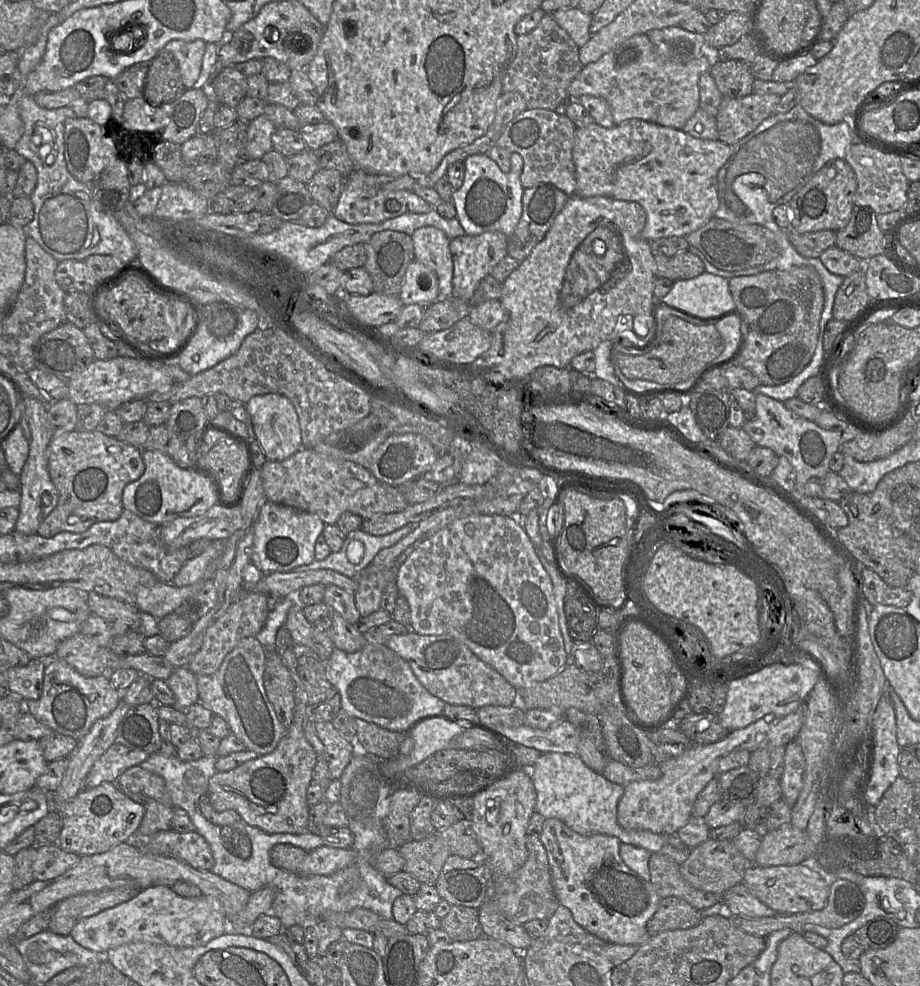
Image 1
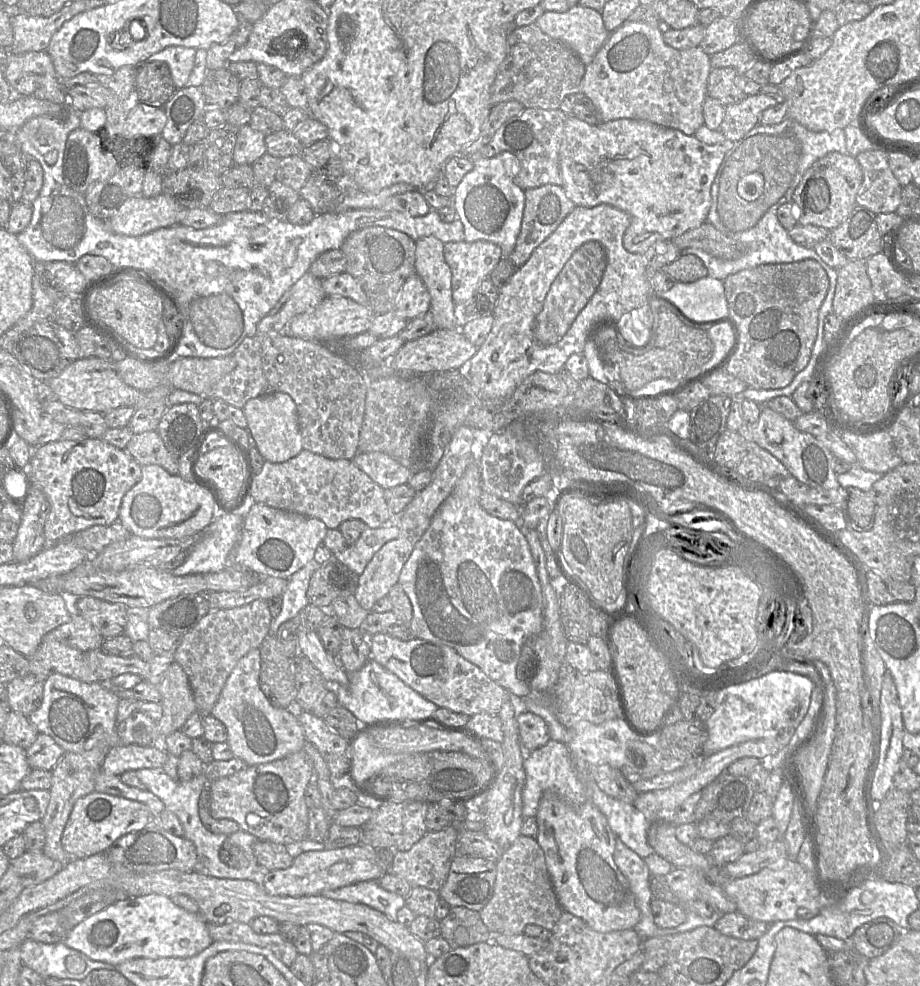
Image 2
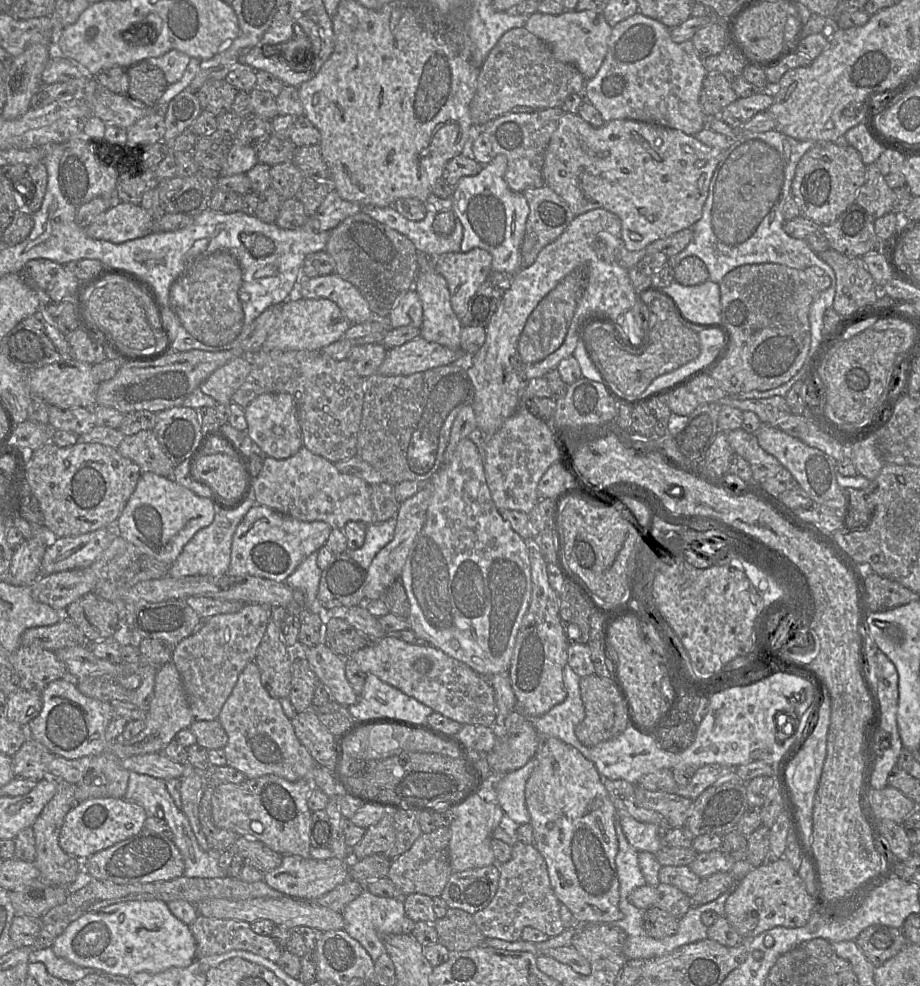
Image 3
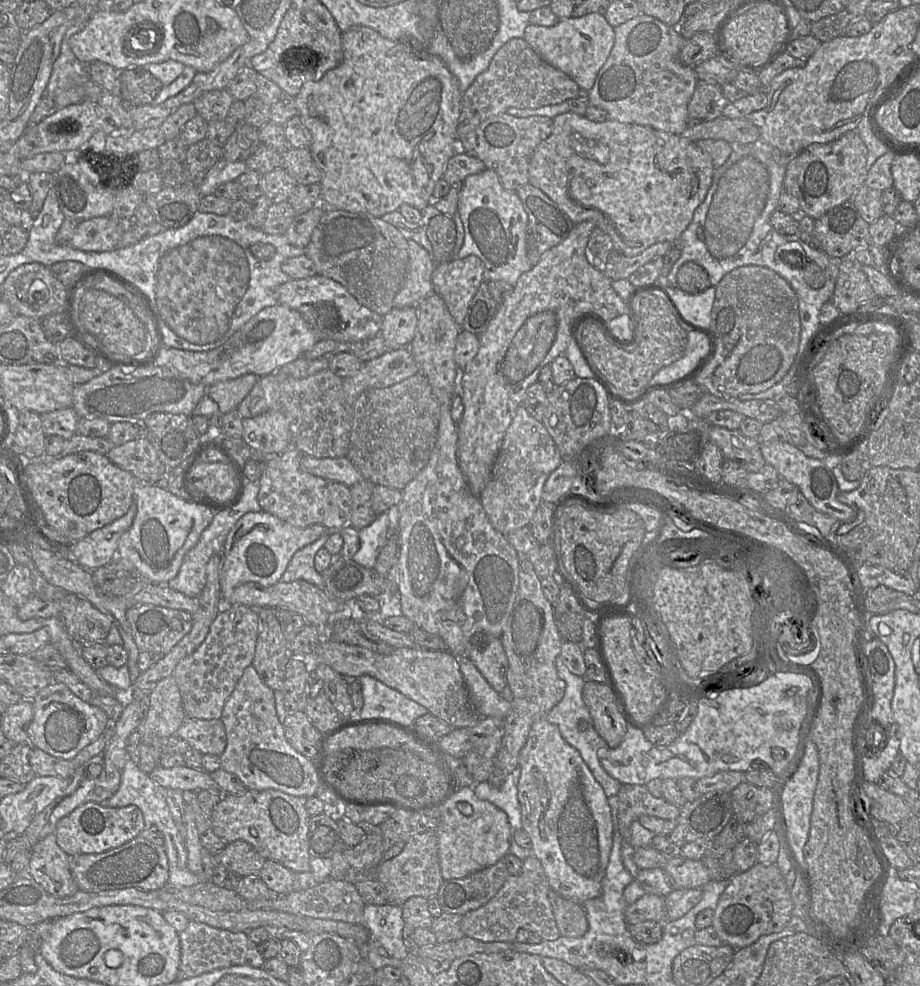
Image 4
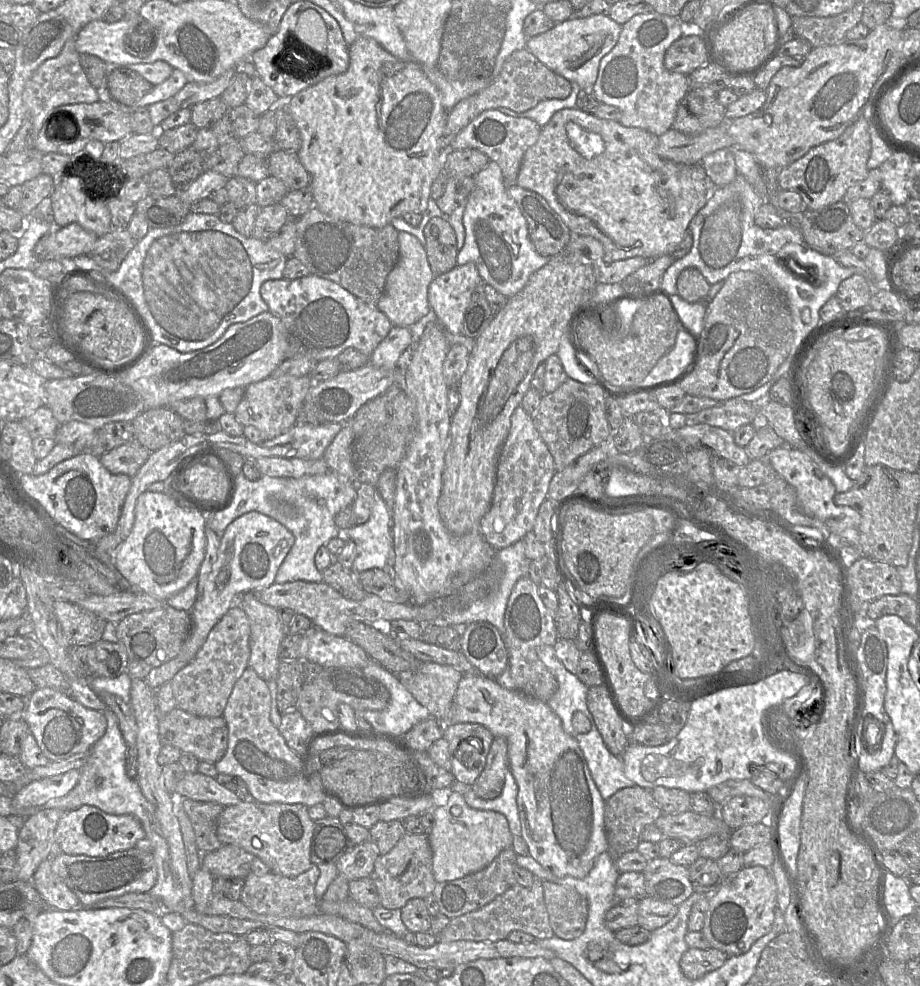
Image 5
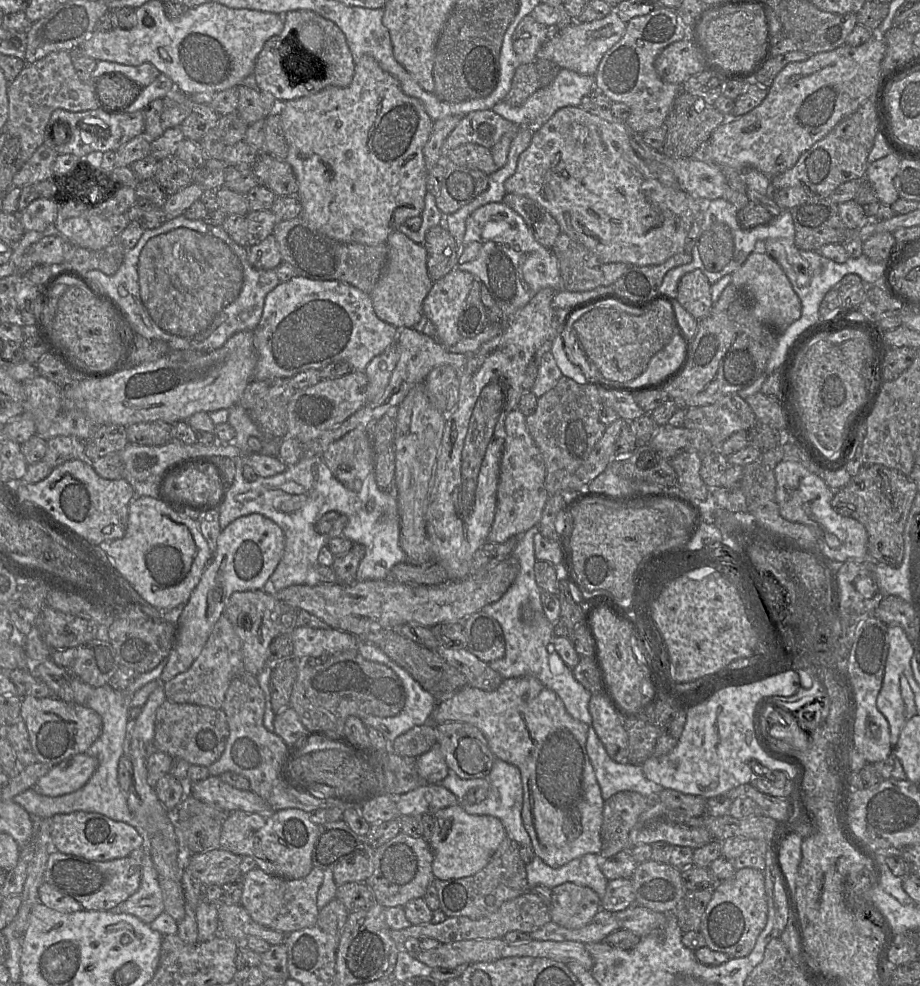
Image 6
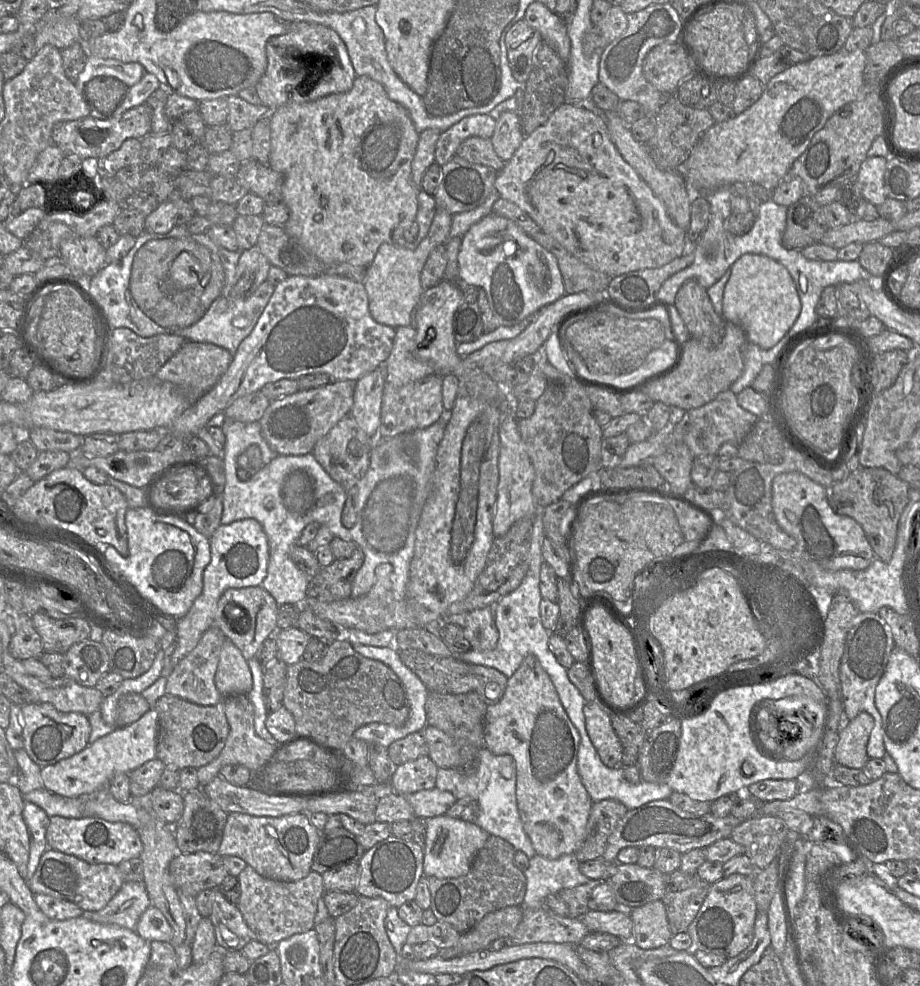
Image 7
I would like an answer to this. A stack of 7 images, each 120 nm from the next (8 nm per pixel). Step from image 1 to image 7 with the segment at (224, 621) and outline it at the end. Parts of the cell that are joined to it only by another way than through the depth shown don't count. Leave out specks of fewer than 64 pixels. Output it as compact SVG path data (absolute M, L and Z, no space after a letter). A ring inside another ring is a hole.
M217 626L210 627L196 647L178 662L167 677L166 694L203 706L214 706L222 701L222 696L215 685L215 674L226 639L225 634Z

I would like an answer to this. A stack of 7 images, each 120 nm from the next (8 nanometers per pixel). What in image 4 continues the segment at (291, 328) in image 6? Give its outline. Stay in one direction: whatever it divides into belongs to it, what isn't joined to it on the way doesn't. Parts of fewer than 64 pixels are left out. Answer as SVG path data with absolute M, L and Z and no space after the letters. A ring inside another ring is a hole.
M322 275L294 279L277 288L278 304L298 311L319 340L335 340L349 344L380 335L383 316L363 306L339 282Z

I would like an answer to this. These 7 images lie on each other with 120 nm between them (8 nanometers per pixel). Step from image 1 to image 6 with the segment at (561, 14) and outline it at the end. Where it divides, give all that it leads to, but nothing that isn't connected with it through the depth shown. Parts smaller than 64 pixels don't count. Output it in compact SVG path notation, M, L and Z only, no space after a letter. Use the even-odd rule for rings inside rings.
M614 8L602 19L591 22L573 22L550 33L550 37L537 51L537 59L555 62L560 68L582 75L595 75L603 55L617 43L625 33L627 23L623 22Z

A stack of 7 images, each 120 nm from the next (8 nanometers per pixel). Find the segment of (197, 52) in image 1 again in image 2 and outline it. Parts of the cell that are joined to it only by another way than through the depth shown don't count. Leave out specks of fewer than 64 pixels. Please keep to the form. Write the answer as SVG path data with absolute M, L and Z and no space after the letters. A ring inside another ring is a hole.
M170 46L157 52L144 63L164 61L168 64L176 89L184 88L190 78L195 63L196 49L182 46Z

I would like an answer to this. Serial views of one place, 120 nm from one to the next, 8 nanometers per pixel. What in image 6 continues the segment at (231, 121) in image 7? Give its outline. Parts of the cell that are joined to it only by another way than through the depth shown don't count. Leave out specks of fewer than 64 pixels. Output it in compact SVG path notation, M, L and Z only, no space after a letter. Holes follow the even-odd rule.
M238 85L238 109L237 112L247 124L253 124L265 119L273 108L275 98L258 89L246 88Z

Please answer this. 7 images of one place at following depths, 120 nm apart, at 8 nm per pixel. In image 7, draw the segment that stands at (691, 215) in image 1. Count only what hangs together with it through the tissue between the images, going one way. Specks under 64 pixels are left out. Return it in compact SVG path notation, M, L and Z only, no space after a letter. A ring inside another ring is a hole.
M564 102L548 118L548 120L531 134L524 137L510 160L498 171L494 187L500 197L507 199L524 210L540 227L541 231L552 236L571 254L592 269L613 278L631 271L647 268L660 268L687 252L687 231L680 228L668 215L663 202L650 186L640 177L636 170L622 157L611 140L605 120L573 102Z

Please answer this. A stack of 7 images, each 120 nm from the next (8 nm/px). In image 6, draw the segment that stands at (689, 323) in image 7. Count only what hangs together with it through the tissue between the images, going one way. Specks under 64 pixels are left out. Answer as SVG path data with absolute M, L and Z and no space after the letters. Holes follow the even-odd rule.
M699 269L686 273L680 279L676 299L698 321L711 312L711 285L707 276Z

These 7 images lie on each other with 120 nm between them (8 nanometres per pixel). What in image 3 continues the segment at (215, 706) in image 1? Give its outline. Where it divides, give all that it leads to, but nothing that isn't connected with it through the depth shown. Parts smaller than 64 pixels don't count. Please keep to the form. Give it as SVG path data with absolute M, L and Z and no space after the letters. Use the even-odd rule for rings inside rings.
M255 661L249 662L240 673L217 720L228 735L223 748L227 765L242 772L246 779L276 775L290 782L301 779L310 779L312 782L315 761L298 740L280 700L272 697L263 687Z

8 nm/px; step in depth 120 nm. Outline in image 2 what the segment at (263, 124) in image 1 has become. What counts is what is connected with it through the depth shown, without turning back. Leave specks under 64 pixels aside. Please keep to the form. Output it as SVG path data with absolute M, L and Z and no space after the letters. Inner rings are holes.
M246 124L238 129L233 150L234 165L252 165L266 152L265 135Z

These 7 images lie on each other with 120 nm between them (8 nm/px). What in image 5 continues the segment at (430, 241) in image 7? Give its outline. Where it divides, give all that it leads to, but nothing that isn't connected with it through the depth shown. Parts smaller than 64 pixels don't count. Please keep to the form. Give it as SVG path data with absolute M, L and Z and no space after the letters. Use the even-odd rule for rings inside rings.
M400 231L398 241L399 258L386 279L384 292L376 307L389 318L392 327L409 327L411 329L431 310L428 302L428 287L434 279L434 275L425 248L415 236Z

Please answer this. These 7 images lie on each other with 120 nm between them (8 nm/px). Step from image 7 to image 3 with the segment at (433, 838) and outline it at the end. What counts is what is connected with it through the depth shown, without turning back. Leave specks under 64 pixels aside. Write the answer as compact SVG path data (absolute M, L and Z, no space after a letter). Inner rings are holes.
M473 791L450 809L453 809L454 813L454 820L449 826L451 831L449 856L452 872L462 872L495 864L496 858L491 848L491 841L493 831L499 827L505 816L502 808L495 801L486 801Z

